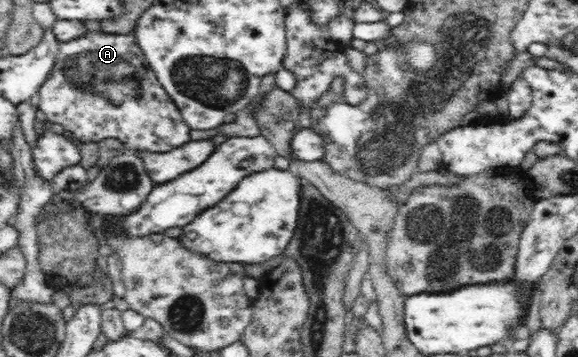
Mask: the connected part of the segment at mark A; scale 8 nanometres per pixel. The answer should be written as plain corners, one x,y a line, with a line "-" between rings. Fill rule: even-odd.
87,30
83,35
72,39
71,41
59,42
58,54
55,58
55,63
50,73
50,76
43,82
40,90
37,93
35,103
46,116
47,121
51,124
57,123
64,126
66,134
68,134
78,144
102,141
103,139
117,139
123,143
126,150
130,153
137,155
138,152
152,152
152,153
167,153
172,151
191,140
191,129
185,124
179,108
174,101
167,95
164,87
159,83
154,71
150,69
147,64
145,54
142,53
141,48
138,46
134,32
121,34
108,34
105,32
95,32

